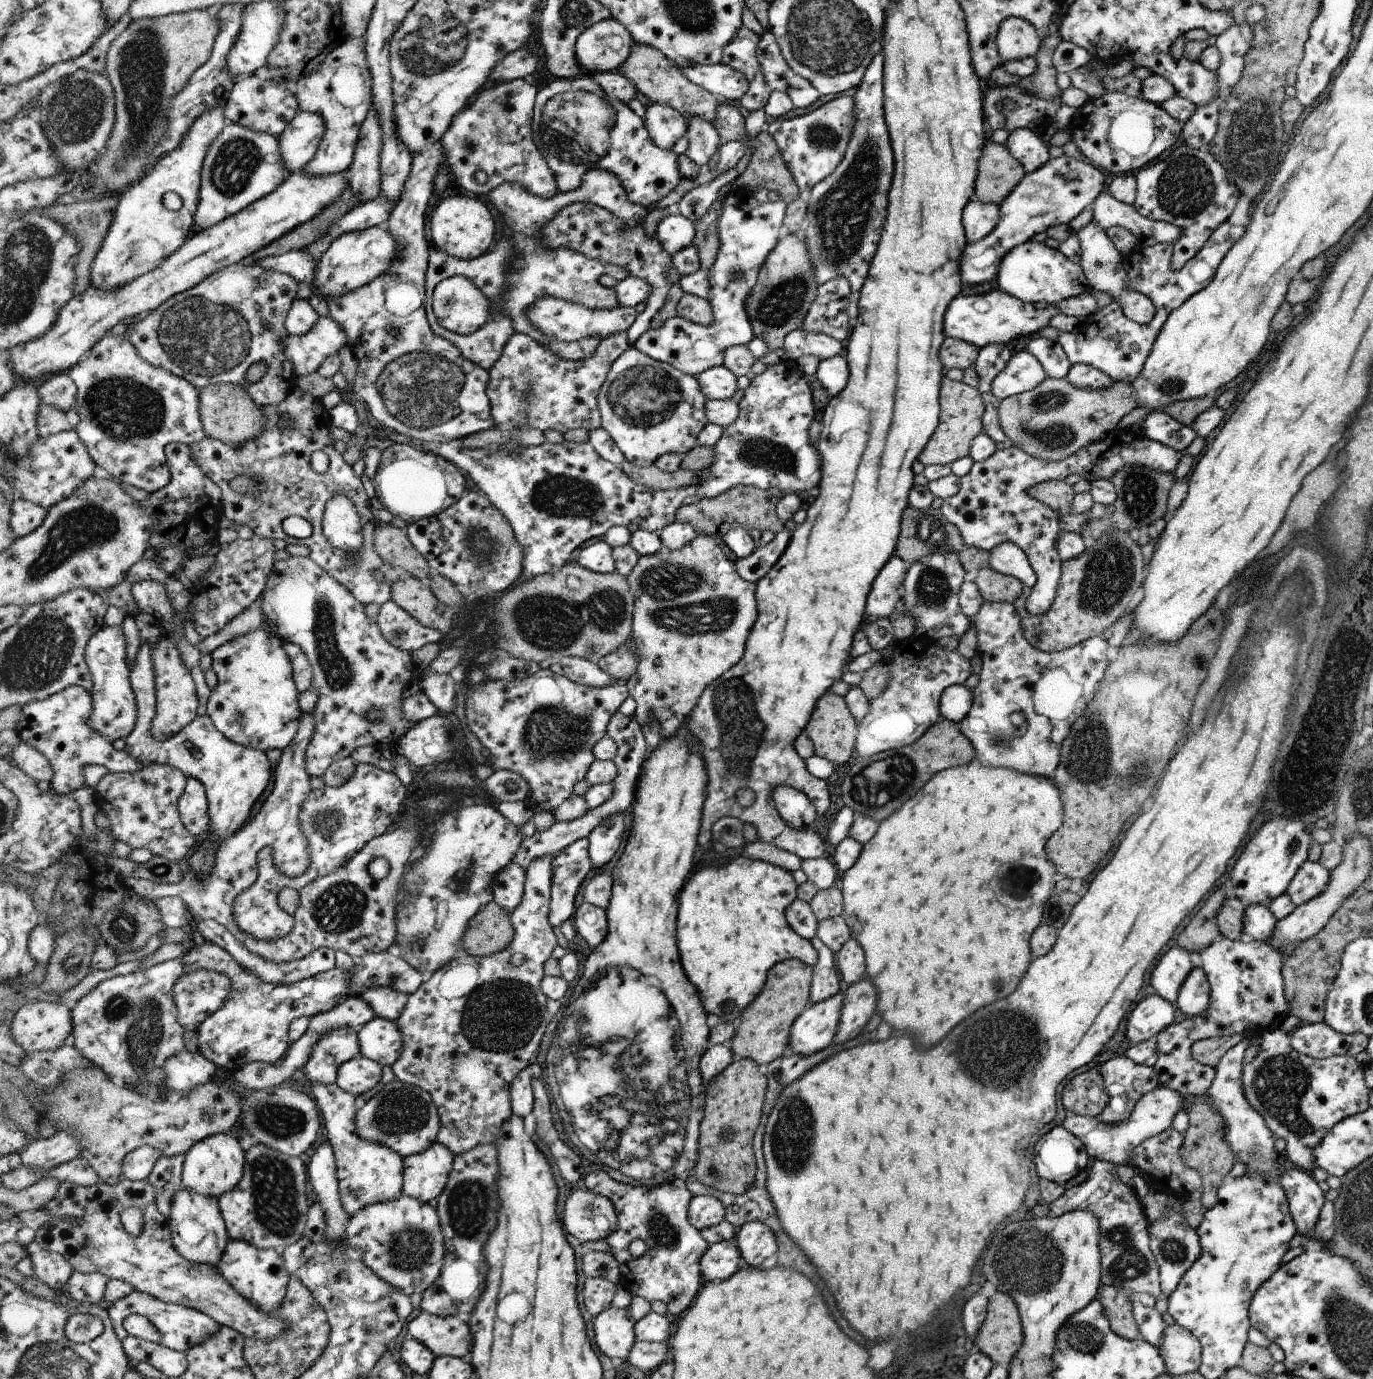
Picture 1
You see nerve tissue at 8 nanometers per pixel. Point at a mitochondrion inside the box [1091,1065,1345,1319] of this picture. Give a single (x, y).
(1127, 1262)

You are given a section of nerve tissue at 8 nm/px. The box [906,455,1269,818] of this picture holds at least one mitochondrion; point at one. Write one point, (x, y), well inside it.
(1089, 763)

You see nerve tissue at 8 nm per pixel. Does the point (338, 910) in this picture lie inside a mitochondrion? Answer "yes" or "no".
yes

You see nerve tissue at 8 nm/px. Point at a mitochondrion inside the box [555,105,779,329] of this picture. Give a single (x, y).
(735, 273)

